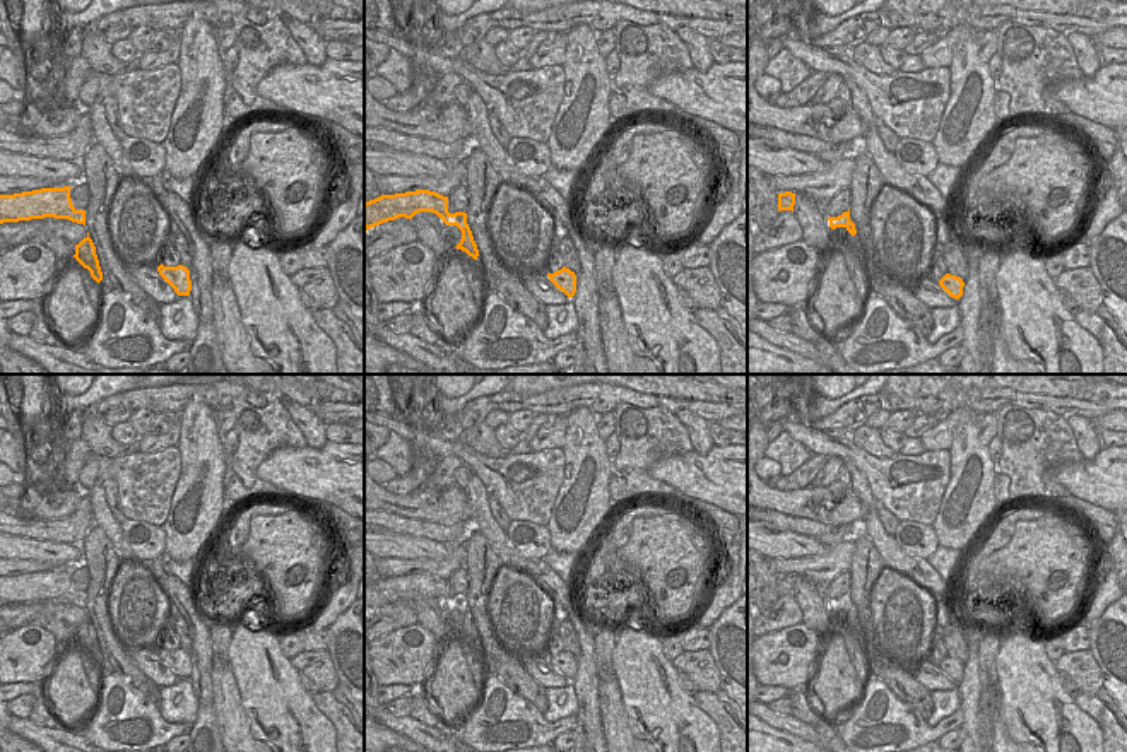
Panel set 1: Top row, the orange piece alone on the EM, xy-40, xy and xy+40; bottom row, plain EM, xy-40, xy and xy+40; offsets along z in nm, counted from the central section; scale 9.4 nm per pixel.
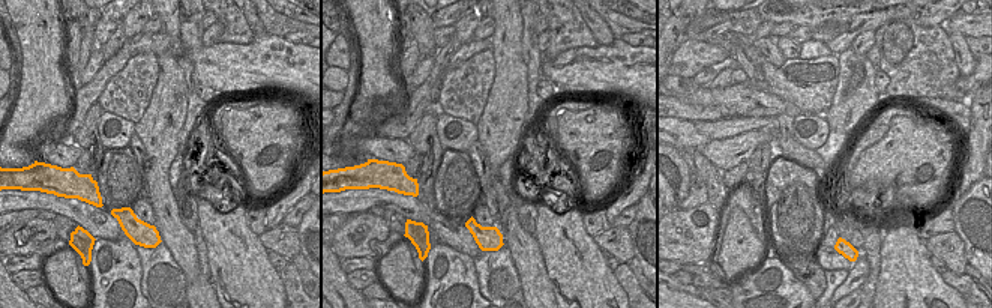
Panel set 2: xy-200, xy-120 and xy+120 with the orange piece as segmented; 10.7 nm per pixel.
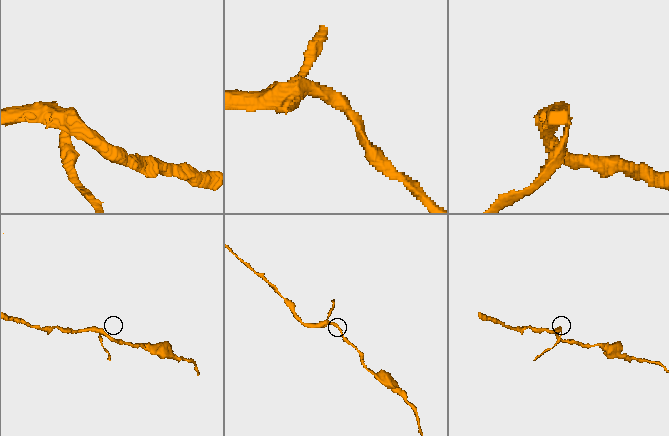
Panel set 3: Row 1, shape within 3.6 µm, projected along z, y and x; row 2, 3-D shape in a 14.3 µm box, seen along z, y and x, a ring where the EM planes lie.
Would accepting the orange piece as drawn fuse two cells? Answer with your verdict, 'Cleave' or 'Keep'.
Cleave

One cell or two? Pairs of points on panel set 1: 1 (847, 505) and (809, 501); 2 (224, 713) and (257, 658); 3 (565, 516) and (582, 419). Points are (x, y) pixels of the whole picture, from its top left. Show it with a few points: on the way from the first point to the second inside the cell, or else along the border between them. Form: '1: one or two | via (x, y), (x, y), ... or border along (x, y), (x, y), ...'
1: one | via (838, 505), (818, 503)
2: two | border along (226, 662), (248, 722), (248, 730)
3: one | via (582, 493), (582, 443)

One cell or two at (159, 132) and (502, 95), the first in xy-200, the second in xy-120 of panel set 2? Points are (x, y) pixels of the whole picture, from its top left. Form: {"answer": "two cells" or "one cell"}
{"answer": "one cell"}

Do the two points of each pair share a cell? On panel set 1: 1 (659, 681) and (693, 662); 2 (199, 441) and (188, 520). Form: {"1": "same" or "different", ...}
{"1": "different", "2": "same"}

